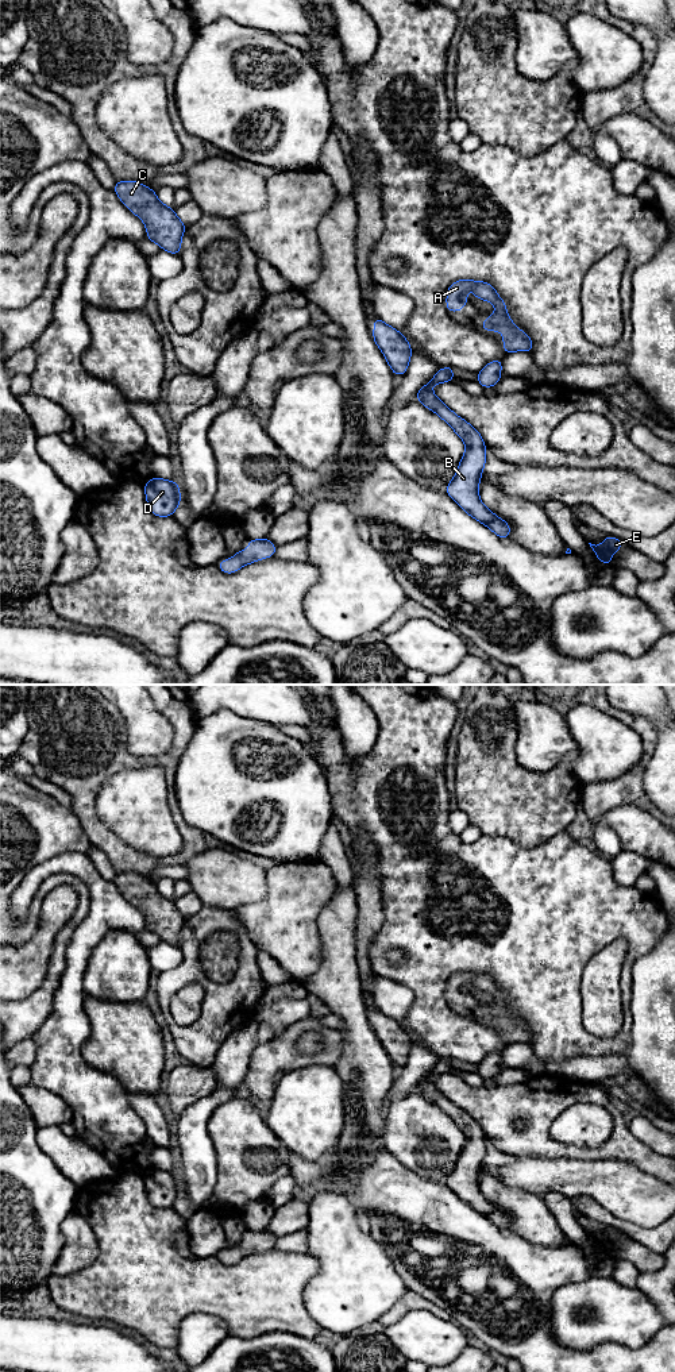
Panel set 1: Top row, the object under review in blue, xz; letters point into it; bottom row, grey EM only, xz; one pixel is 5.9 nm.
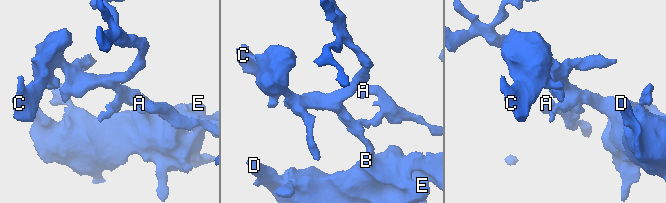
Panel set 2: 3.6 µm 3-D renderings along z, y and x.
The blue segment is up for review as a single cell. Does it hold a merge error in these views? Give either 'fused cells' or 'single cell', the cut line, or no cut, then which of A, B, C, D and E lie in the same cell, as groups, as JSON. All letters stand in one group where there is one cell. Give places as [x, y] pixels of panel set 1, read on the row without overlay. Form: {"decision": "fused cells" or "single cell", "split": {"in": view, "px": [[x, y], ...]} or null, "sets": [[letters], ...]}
{"decision": "single cell", "split": null, "sets": [["A", "B", "C", "D", "E"]]}

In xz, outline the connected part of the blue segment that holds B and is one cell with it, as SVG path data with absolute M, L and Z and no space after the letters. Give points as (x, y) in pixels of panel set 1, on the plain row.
M451 1057L440 1060L432 1071L417 1083L416 1090L425 1099L437 1105L466 1136L464 1146L446 1184L472 1210L481 1213L505 1232L510 1228L510 1217L490 1203L478 1187L479 1172L486 1155L486 1136L471 1115L455 1106L431 1082L432 1076L455 1072L452 1063L454 1059Z

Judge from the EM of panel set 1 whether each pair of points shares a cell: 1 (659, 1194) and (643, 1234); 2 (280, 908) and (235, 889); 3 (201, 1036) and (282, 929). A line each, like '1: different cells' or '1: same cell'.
1: different cells
2: different cells
3: different cells

